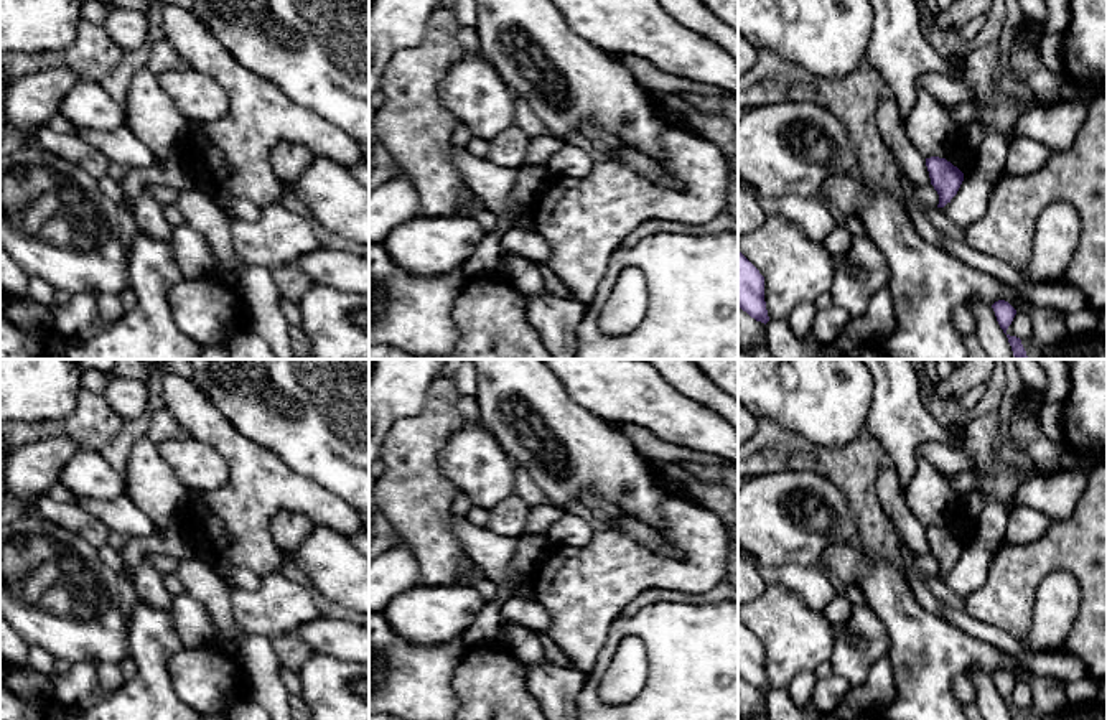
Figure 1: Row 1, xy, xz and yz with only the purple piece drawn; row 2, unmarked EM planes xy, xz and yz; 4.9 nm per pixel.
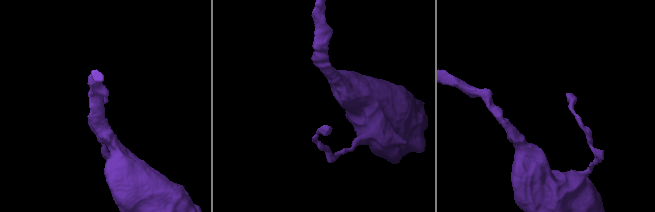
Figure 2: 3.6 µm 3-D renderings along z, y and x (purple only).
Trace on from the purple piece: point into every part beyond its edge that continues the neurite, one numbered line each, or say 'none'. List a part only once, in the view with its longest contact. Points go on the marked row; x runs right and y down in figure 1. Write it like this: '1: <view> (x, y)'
none

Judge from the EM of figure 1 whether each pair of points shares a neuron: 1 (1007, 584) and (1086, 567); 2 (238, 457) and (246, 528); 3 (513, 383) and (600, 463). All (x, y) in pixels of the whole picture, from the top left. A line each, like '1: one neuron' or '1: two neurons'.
1: one neuron
2: one neuron
3: one neuron

